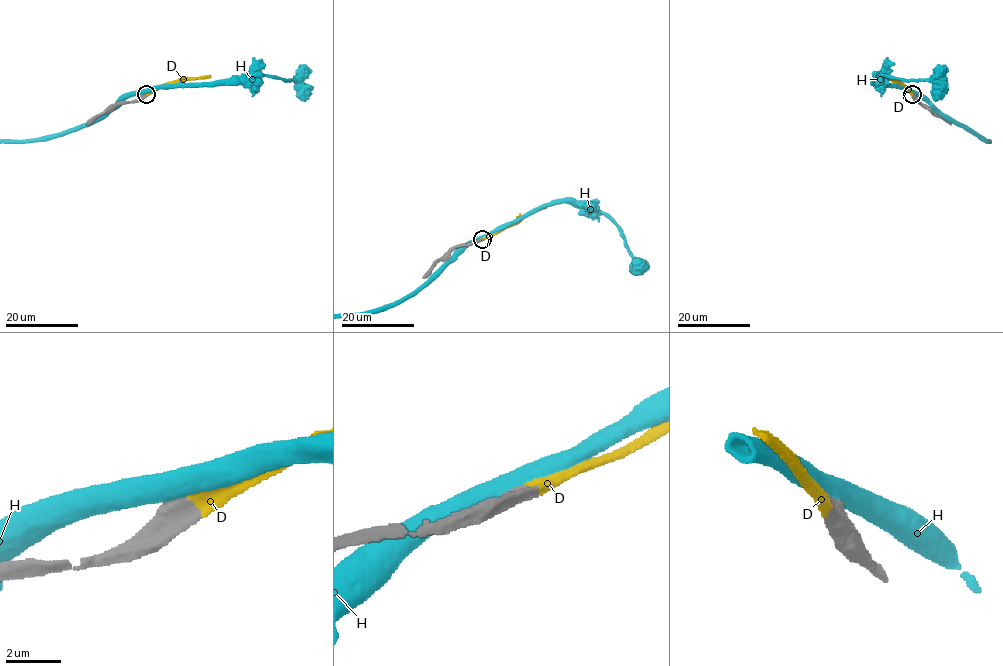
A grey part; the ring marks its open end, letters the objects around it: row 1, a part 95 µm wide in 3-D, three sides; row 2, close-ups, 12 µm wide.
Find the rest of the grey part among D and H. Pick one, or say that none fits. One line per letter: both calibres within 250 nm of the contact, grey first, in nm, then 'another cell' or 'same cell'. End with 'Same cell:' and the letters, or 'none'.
D: 550 nm thick on the grey side, 480 nm on the other; same cell
H: 650 nm thick on the grey side, 500 nm on the other; another cell
Same cell: D

